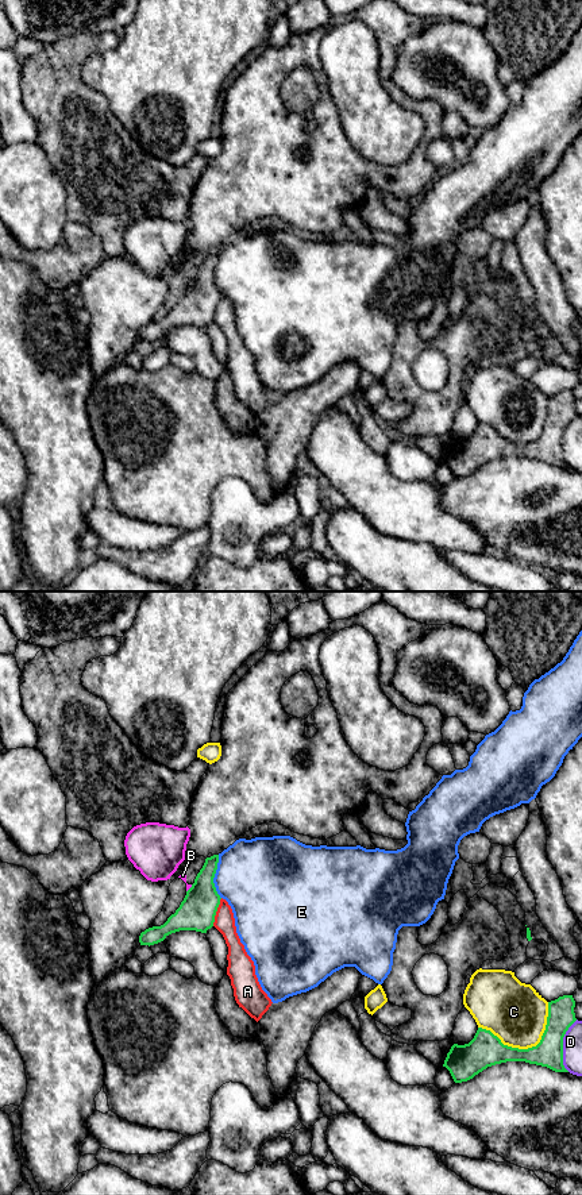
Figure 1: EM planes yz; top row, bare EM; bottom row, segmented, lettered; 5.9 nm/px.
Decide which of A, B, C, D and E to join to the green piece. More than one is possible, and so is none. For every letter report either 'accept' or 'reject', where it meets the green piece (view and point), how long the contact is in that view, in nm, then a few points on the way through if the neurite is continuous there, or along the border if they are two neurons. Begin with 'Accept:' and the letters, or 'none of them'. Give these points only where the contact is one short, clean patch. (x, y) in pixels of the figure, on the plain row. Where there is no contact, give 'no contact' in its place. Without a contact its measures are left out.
Accept: none of them
A: reject; meets green in yz at (216, 305); contact 180 nm long; border along yz (222, 293), (212, 320)
B: reject; meets green in yz at (189, 284); contact 60 nm long
C: reject; meets green in yz at (528, 443); contact 460 nm long
D: reject; meets green in yz at (562, 440); contact 320 nm long
E: reject; meets green in yz at (214, 272); contact 260 nm long

